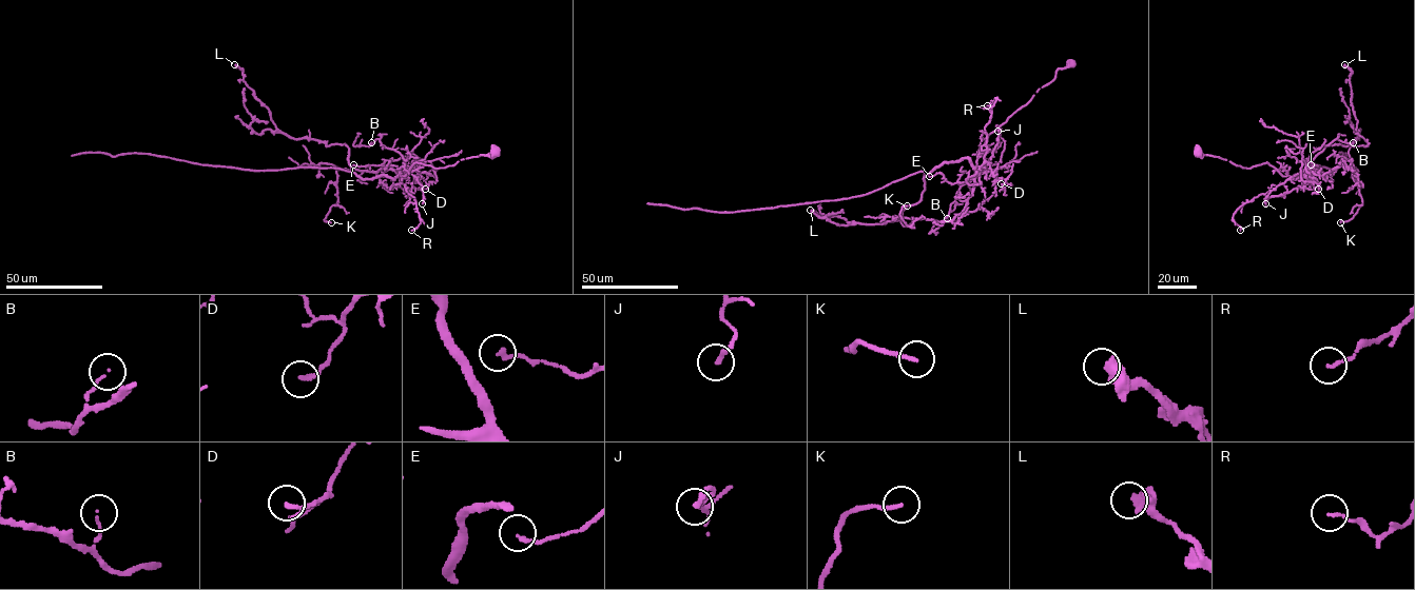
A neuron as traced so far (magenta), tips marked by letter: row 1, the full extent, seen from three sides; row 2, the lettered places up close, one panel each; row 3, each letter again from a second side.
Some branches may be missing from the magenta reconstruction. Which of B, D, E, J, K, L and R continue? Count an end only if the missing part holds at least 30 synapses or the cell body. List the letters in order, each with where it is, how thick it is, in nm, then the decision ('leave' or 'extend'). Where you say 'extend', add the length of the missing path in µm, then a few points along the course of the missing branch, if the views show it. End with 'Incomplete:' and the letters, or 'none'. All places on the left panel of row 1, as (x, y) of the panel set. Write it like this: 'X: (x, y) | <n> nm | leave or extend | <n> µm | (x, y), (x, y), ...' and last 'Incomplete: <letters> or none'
B: (371, 142) | 70 nm | leave
D: (425, 189) | 170 nm | leave
E: (353, 164) | 120 nm | leave
J: (422, 203) | 190 nm | leave
K: (331, 222) | 150 nm | leave
L: (234, 64) | 550 nm | leave
R: (411, 230) | 120 nm | leave
Incomplete: none

